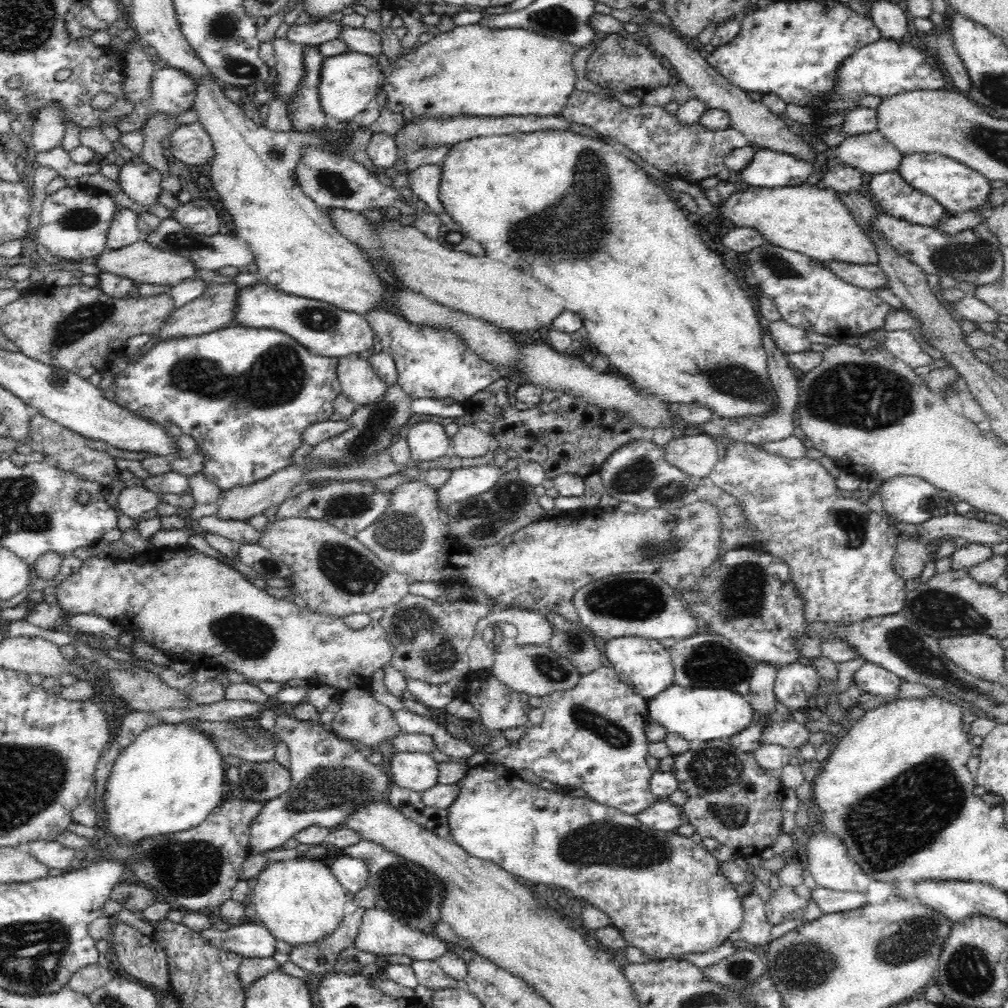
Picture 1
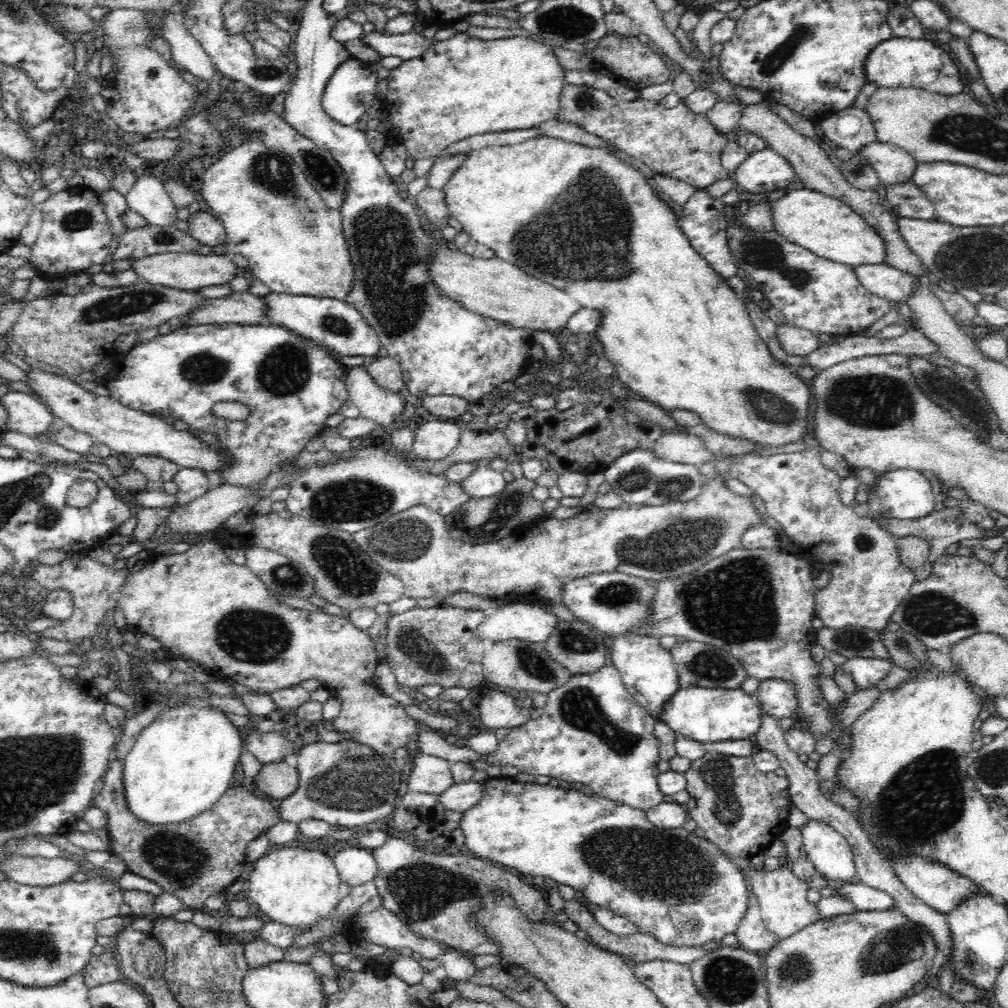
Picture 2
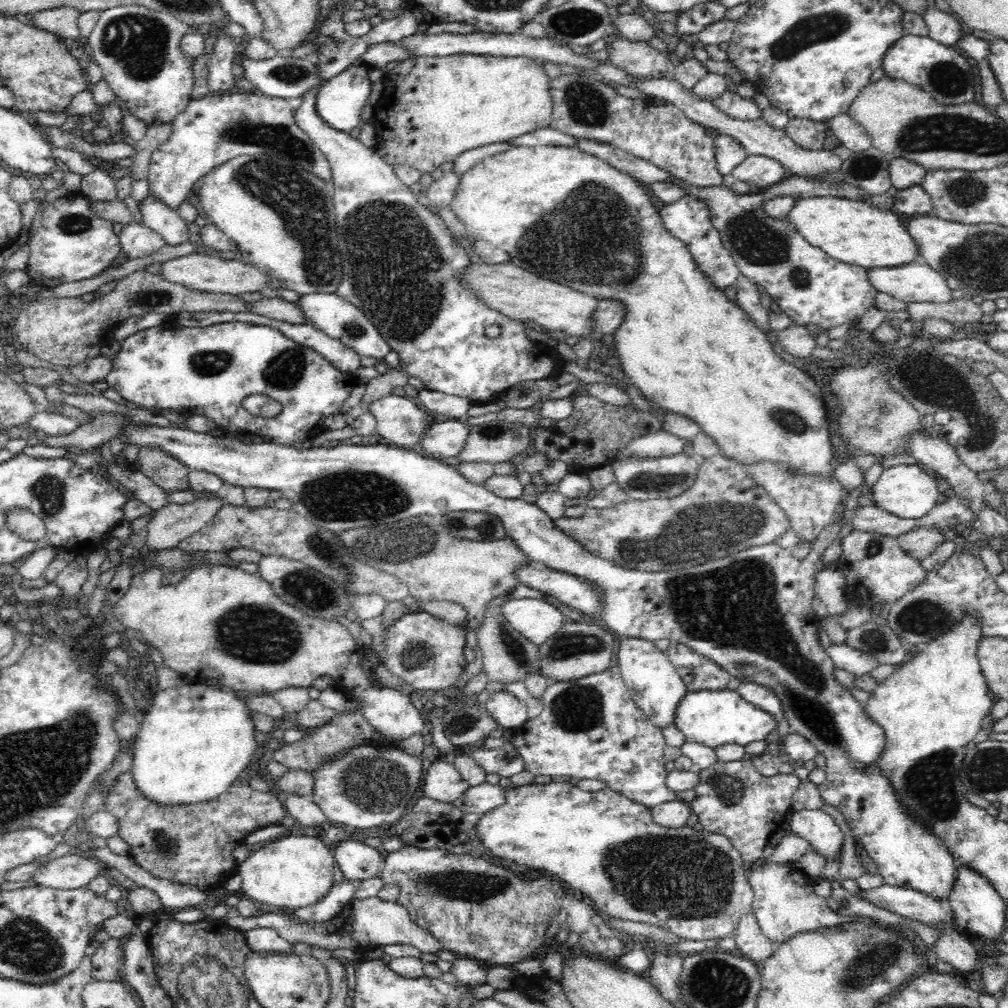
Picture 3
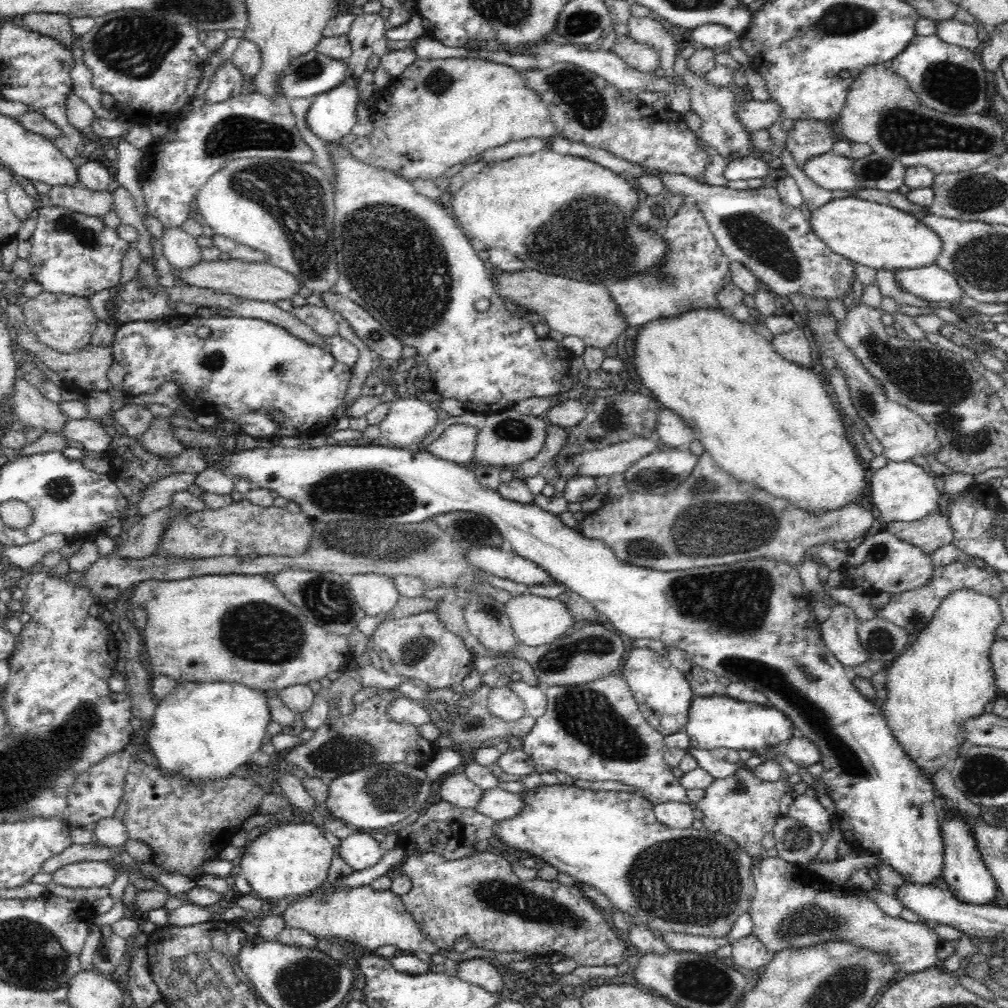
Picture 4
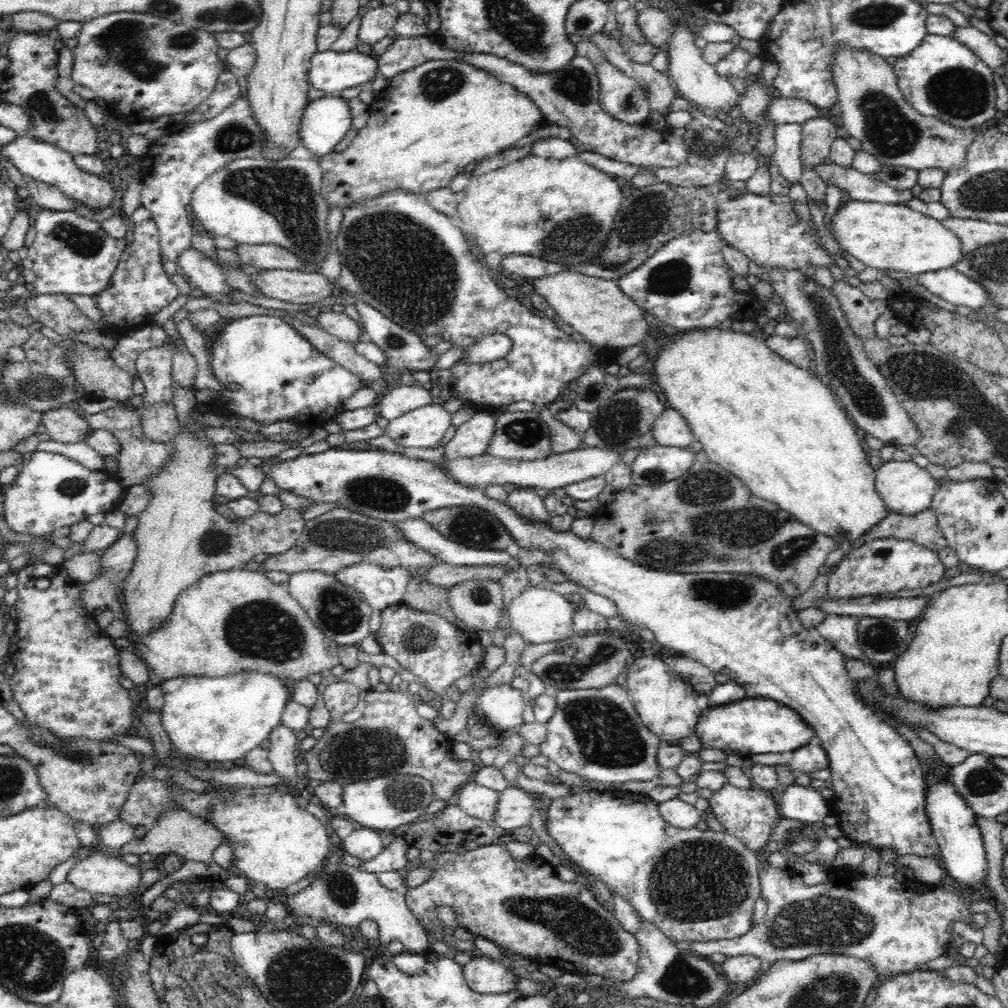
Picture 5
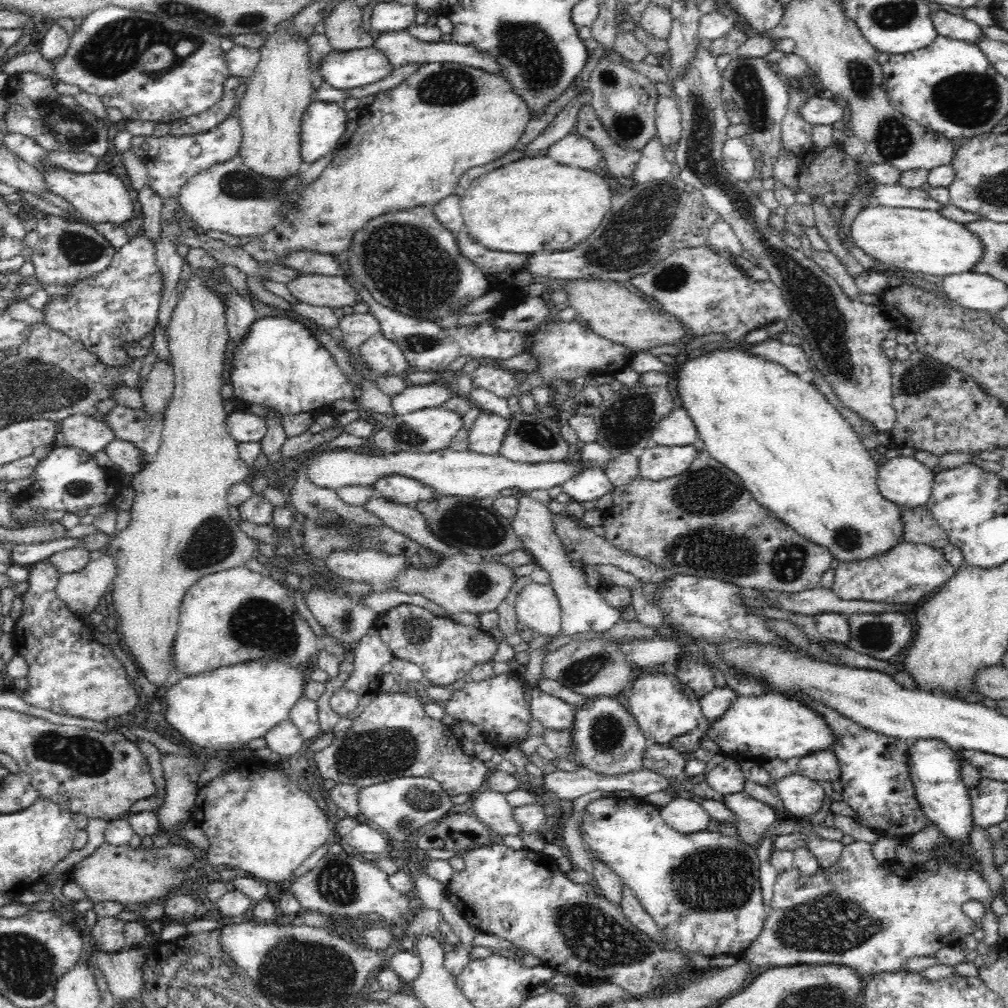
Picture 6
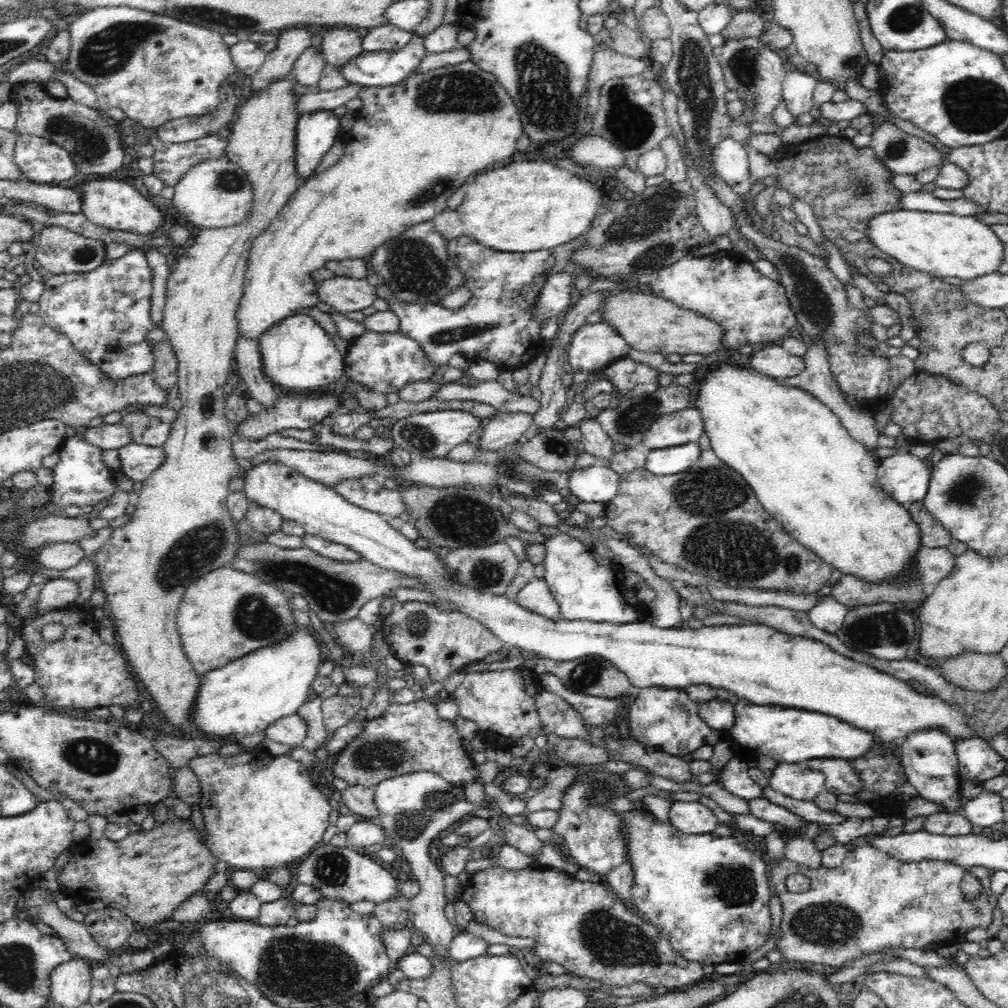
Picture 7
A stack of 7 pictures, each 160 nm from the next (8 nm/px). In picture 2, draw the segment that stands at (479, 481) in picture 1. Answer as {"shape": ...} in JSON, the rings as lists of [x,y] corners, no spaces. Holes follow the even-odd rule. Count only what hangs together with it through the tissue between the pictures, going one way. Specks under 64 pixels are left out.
{"shape":[[[480,466],[480,468],[474,469],[461,484],[472,498],[476,499],[498,495],[507,488],[507,482],[502,477],[502,473],[489,466]]]}

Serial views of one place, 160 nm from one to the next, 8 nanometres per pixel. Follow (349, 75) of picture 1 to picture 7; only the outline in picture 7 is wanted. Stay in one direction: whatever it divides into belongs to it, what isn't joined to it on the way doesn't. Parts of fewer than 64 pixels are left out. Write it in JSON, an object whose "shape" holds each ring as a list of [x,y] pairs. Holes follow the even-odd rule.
{"shape":[[[317,110],[299,116],[296,124],[296,174],[300,181],[315,176],[314,171],[320,164],[322,157],[334,146],[336,138],[341,138],[340,119],[333,111]]]}

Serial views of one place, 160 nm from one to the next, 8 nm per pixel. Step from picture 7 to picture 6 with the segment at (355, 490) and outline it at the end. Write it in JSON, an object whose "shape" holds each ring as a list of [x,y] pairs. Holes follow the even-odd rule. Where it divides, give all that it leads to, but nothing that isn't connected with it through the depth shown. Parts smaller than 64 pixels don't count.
{"shape":[[[372,496],[364,506],[368,512],[378,516],[392,530],[406,535],[432,552],[437,552],[441,557],[448,556],[448,550],[452,552],[452,547],[430,531],[426,519],[416,507],[396,504],[384,496]]]}

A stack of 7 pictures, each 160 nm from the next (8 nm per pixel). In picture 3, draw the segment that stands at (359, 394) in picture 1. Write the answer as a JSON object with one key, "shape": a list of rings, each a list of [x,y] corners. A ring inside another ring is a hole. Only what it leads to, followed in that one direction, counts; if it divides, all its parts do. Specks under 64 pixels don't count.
{"shape":[[[407,391],[404,398],[402,392],[382,397],[372,401],[366,410],[377,420],[375,433],[388,445],[422,452],[419,444],[426,430],[426,414],[416,406],[411,393]]]}

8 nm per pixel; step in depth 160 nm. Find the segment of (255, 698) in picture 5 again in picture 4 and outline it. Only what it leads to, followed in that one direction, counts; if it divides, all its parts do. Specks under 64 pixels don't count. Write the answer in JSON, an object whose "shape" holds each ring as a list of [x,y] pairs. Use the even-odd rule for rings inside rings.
{"shape":[[[189,681],[179,683],[156,706],[150,730],[148,746],[155,759],[154,767],[163,770],[167,776],[185,776],[189,784],[209,781],[218,777],[231,777],[239,767],[251,760],[252,754],[260,749],[266,736],[268,724],[272,722],[271,706],[266,703],[262,689],[252,688],[239,682]]]}

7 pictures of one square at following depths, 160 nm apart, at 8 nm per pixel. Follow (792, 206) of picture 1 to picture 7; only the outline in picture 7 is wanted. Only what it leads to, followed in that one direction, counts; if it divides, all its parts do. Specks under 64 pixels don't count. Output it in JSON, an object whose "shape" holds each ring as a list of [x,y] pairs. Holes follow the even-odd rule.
{"shape":[[[900,210],[876,216],[867,229],[872,244],[894,262],[936,277],[956,276],[969,281],[998,272],[1004,262],[1004,242],[990,226],[973,216]]]}

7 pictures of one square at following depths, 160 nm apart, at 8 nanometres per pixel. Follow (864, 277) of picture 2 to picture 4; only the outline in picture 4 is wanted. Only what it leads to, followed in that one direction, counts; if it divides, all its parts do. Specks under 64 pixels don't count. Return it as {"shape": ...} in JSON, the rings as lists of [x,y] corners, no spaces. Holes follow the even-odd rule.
{"shape":[[[937,265],[894,271],[897,286],[918,298],[958,304],[966,296],[956,277]]]}

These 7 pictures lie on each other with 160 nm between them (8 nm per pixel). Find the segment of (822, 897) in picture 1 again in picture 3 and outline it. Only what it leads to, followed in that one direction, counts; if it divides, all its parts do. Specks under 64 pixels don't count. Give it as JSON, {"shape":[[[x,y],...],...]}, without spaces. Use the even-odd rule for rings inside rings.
{"shape":[[[886,883],[877,888],[868,890],[862,889],[860,890],[860,894],[862,894],[868,902],[890,910],[900,916],[916,919],[930,926],[934,923],[943,923],[944,921],[953,926],[953,914],[951,914],[951,910],[944,913],[944,911],[942,911],[942,900],[938,900],[935,896],[930,896],[929,894],[924,894],[923,892],[912,889],[890,886]]]}

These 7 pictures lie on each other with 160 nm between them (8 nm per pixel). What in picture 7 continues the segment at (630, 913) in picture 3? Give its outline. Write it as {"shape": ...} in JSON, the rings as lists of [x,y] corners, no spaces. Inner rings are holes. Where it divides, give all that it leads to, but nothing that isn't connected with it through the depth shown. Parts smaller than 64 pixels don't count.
{"shape":[[[629,811],[624,812],[623,816],[627,817],[628,827],[630,827],[630,836],[628,836],[628,854],[627,859],[633,866],[633,882],[632,906],[635,908],[646,921],[657,928],[657,931],[669,941],[669,948],[684,958],[688,962],[717,965],[721,962],[741,962],[754,950],[758,950],[768,939],[772,918],[770,917],[770,909],[768,902],[770,900],[771,883],[769,879],[768,862],[763,858],[759,852],[750,851],[742,848],[742,846],[734,839],[734,837],[721,837],[715,833],[687,835],[680,832],[671,823],[663,822],[658,819],[650,811]]]}

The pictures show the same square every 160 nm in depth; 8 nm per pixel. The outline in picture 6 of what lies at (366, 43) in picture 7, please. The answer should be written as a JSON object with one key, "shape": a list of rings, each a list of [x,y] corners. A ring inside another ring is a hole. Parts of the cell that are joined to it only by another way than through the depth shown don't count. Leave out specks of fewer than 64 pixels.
{"shape":[[[384,32],[373,34],[373,47],[381,50],[395,67],[406,66],[406,64],[417,62],[418,64],[428,64],[432,62],[447,62],[472,65],[474,68],[482,68],[486,72],[497,73],[501,76],[501,68],[497,66],[495,58],[490,54],[483,54],[476,50],[476,47],[469,47],[465,44],[456,44],[455,41],[432,42],[423,41],[416,38],[410,32]]]}

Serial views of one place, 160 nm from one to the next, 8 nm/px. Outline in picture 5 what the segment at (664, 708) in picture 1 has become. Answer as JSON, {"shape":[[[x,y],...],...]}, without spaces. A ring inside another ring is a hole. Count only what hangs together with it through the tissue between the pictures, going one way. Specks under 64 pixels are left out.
{"shape":[[[755,697],[704,709],[694,735],[700,739],[702,748],[738,750],[742,754],[794,752],[816,738],[815,730],[795,709],[779,701]]]}

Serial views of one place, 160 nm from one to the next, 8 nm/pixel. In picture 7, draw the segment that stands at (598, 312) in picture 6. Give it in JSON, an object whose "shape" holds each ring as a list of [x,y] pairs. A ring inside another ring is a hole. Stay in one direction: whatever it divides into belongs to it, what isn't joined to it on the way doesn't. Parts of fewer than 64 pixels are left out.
{"shape":[[[629,290],[612,293],[607,296],[601,306],[602,321],[611,322],[631,349],[642,352],[654,352],[664,356],[668,354],[702,354],[708,356],[722,349],[727,330],[716,322],[692,312],[688,308],[680,308],[670,300],[654,296],[651,292]]]}

